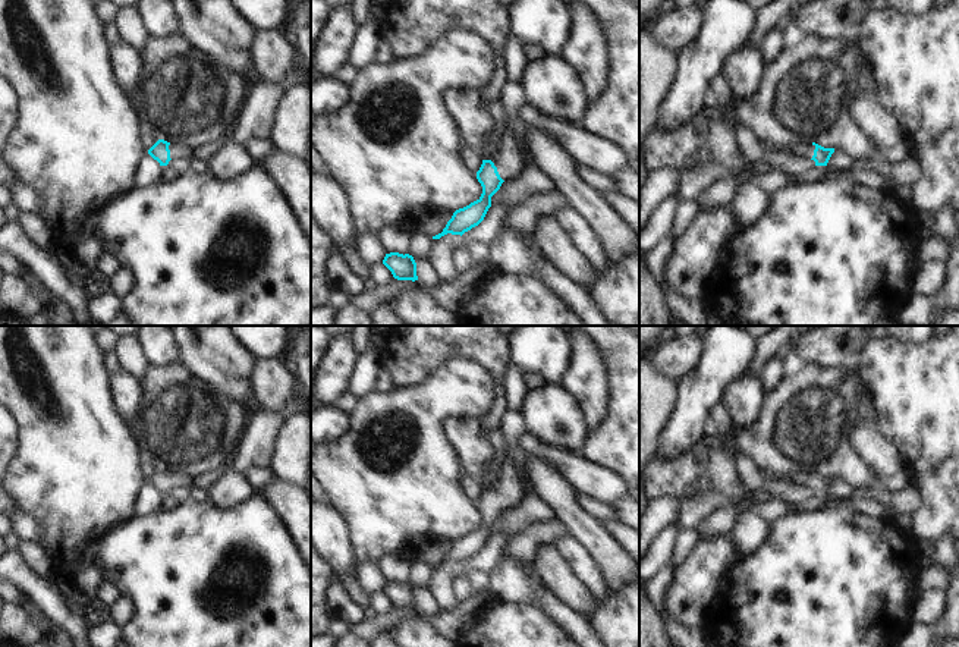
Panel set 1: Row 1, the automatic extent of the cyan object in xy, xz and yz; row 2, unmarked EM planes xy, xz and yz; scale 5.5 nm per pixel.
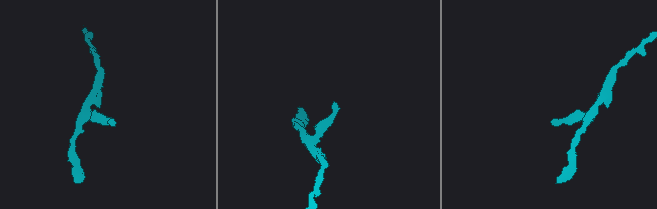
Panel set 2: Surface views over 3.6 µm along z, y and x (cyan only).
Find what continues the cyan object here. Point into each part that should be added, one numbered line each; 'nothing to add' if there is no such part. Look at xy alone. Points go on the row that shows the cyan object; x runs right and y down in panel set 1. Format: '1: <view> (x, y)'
1: xy (178, 151)

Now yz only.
1: yz (801, 148)

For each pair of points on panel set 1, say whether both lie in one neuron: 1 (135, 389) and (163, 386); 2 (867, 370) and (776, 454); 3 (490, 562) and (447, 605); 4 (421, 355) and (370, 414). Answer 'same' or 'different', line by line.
1: different
2: different
3: same
4: different

